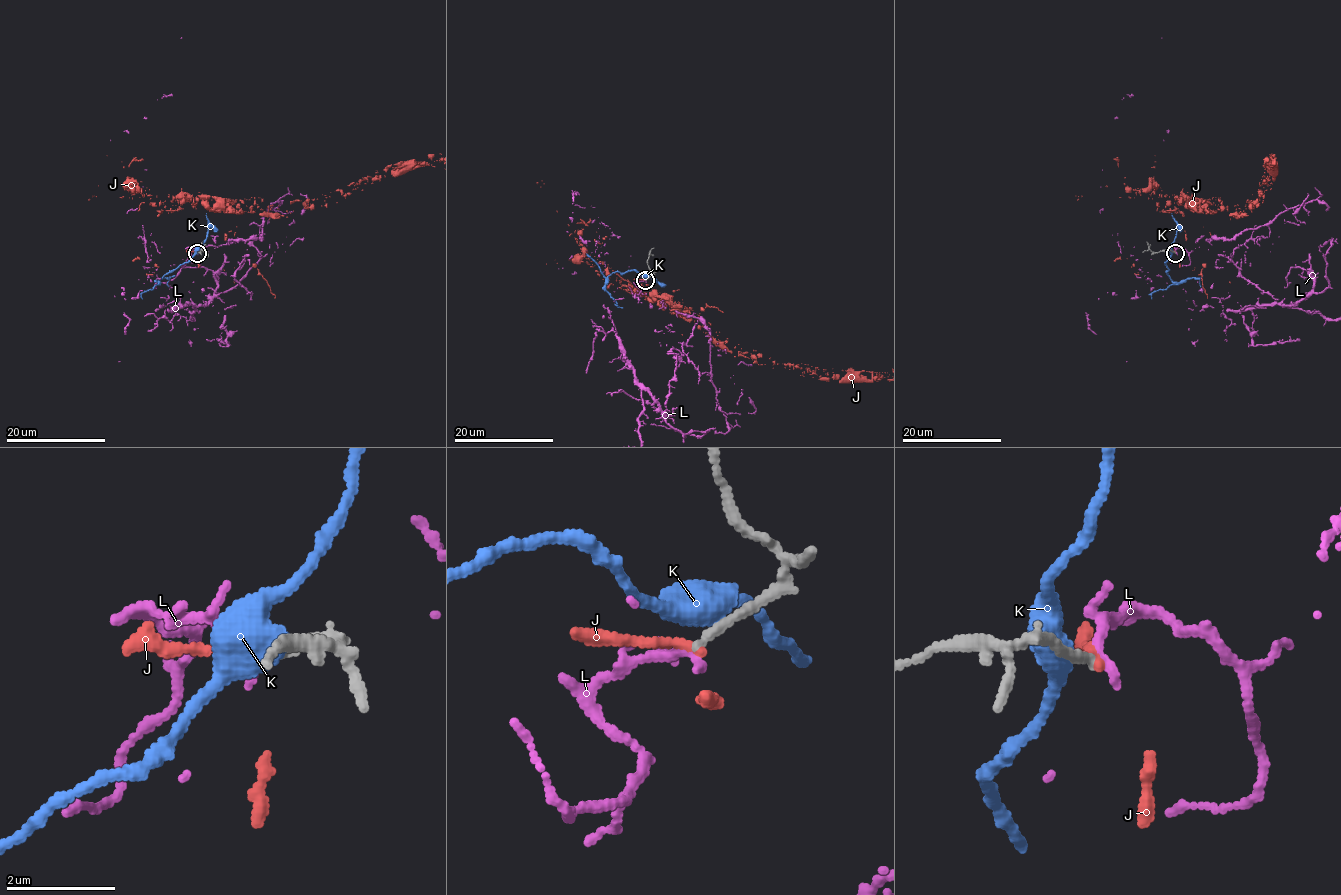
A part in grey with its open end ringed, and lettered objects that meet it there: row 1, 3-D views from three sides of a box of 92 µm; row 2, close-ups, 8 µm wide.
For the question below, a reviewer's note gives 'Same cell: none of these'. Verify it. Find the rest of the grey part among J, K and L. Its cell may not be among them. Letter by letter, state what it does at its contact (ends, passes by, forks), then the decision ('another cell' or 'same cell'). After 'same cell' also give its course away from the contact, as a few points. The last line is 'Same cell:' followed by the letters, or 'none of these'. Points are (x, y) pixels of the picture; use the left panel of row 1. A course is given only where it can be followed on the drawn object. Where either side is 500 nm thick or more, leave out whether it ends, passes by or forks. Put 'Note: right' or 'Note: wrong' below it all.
J: it ends | another cell
K: another cell
L: it passes by | another cell
Same cell: none of these
Note: right

